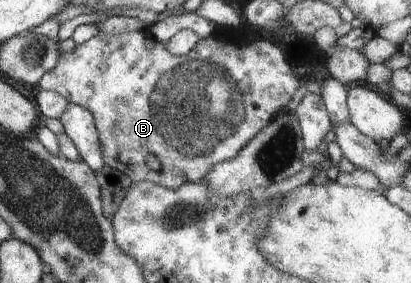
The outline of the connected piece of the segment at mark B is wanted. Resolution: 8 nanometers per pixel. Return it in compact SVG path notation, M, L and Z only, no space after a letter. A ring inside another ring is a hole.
M143 30L124 32L124 34L106 34L106 32L98 31L98 34L94 38L90 38L90 40L87 40L83 44L76 45L74 50L62 52L57 66L41 79L39 85L41 89L56 92L56 94L64 96L69 103L83 106L92 113L96 128L98 128L98 134L100 134L100 144L102 144L102 154L104 154L106 167L119 170L122 174L129 176L134 182L140 182L140 180L146 179L148 182L152 182L152 184L161 184L164 188L178 190L178 188L184 186L184 183L192 182L194 184L194 182L204 179L205 175L217 163L233 159L238 152L244 150L250 140L260 135L269 126L274 118L274 114L284 110L284 106L290 102L292 94L296 92L298 84L300 82L294 76L290 64L286 62L282 50L275 43L268 42L268 38L263 40L258 36L251 37L245 31L245 34L238 40L236 37L231 36L230 33L222 32L219 35L201 38L198 40L198 44L190 52L183 54L183 56L172 56L166 50L165 43L154 40L154 37L151 36L148 30ZM150 154L154 158L158 158L158 164L160 164L158 170L154 170L154 168L148 166L148 156Z

